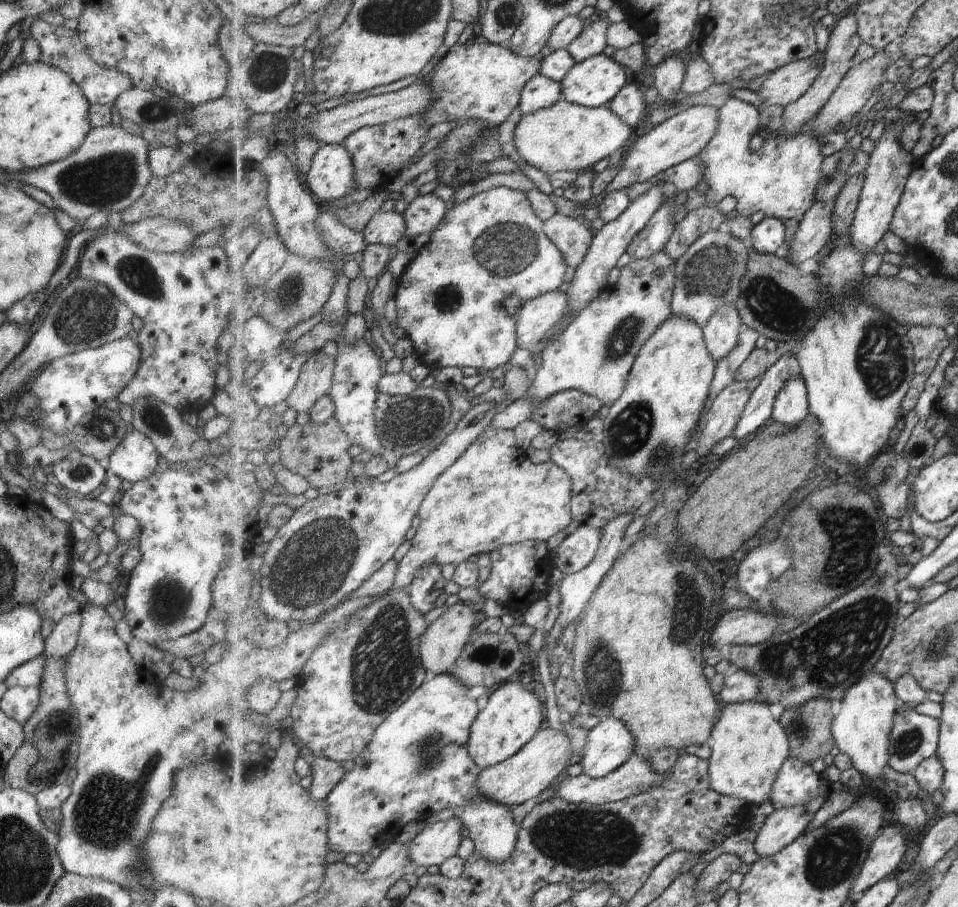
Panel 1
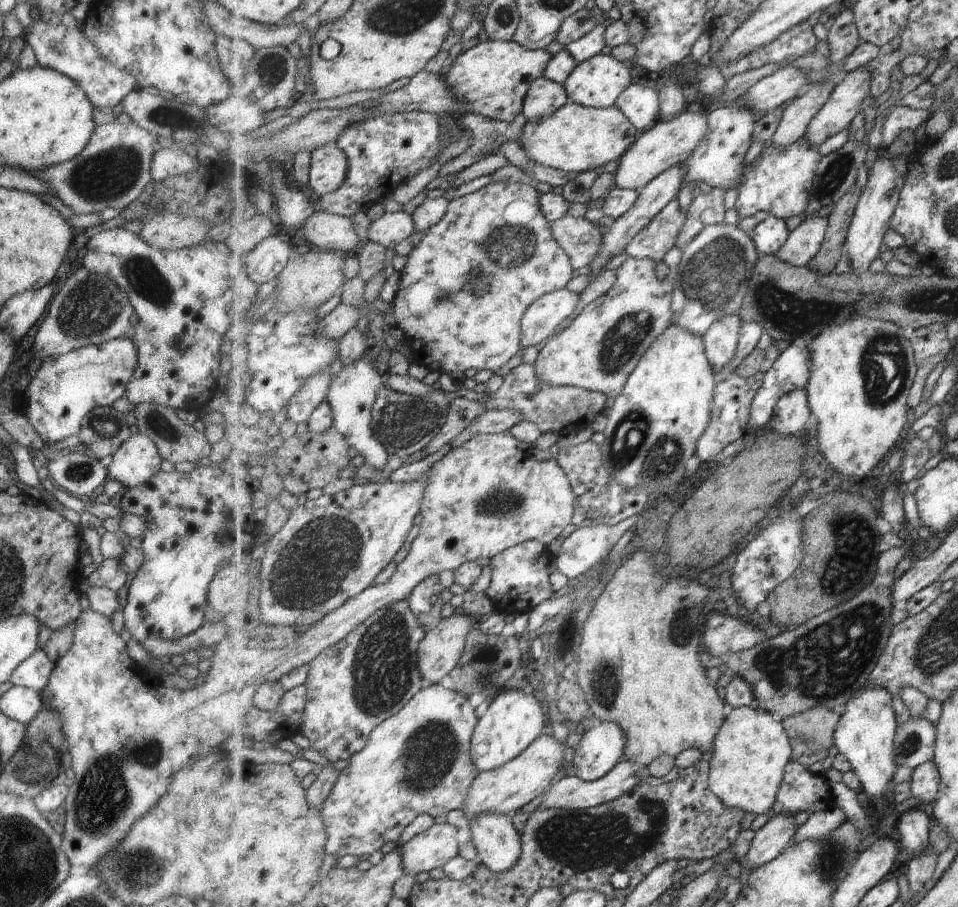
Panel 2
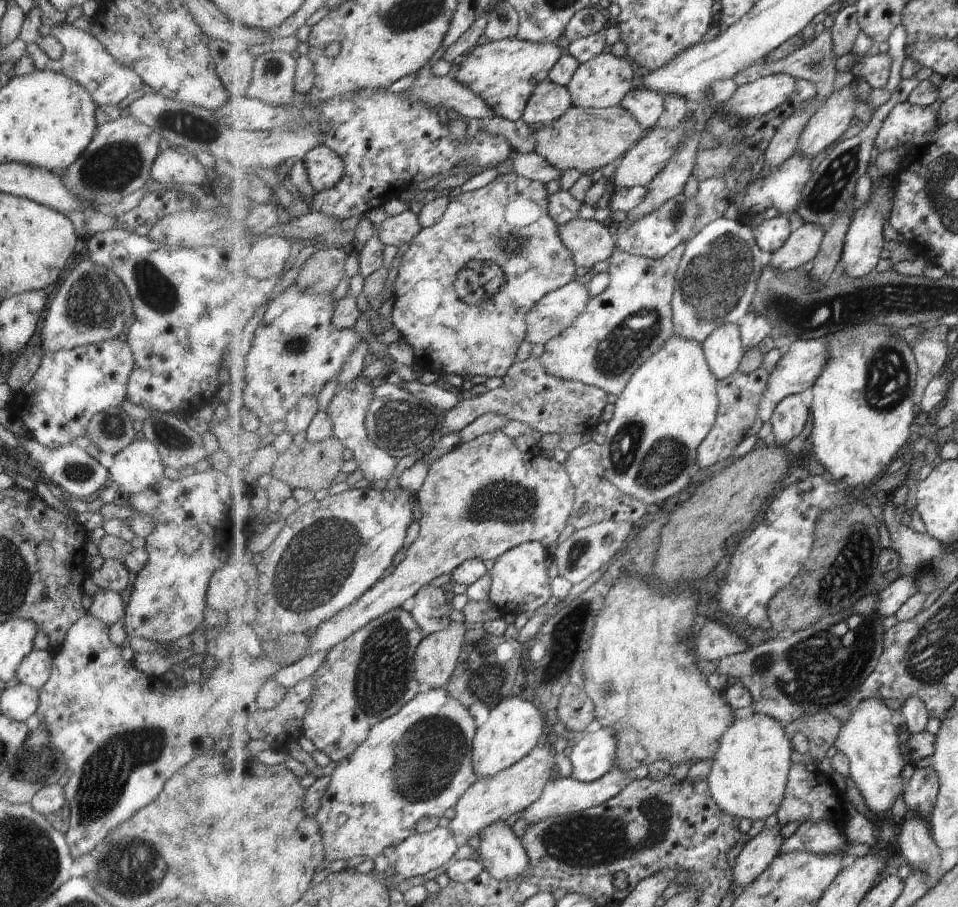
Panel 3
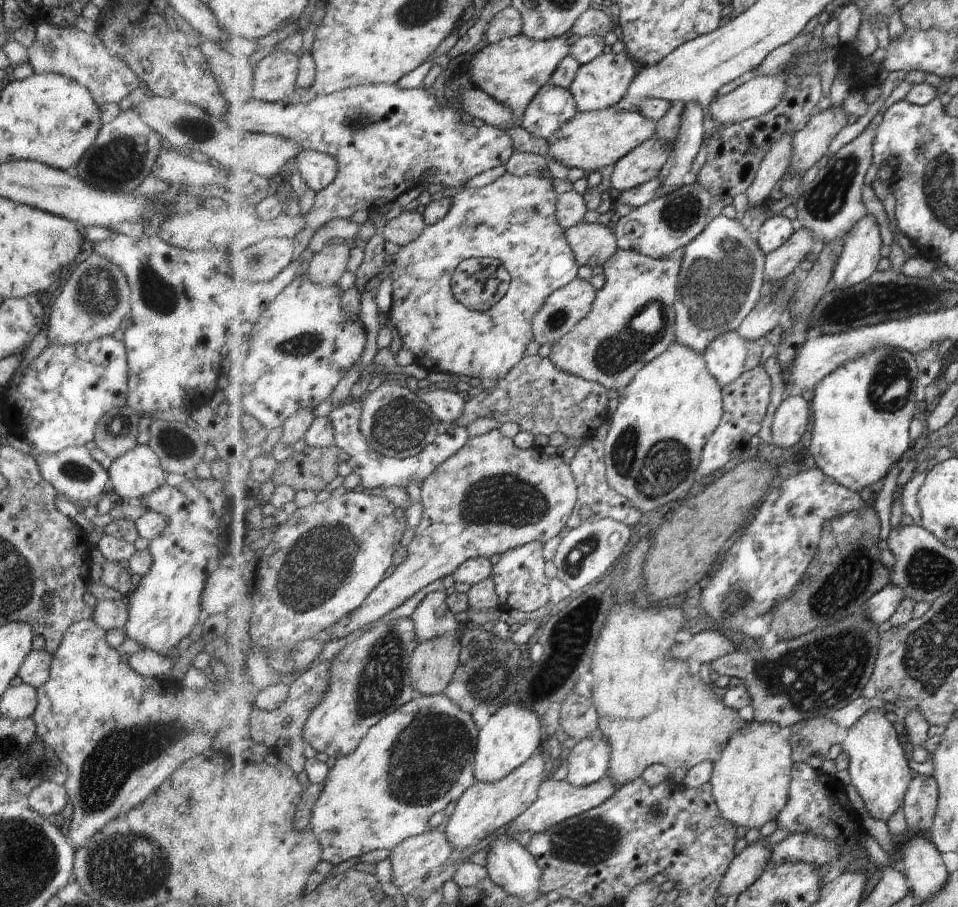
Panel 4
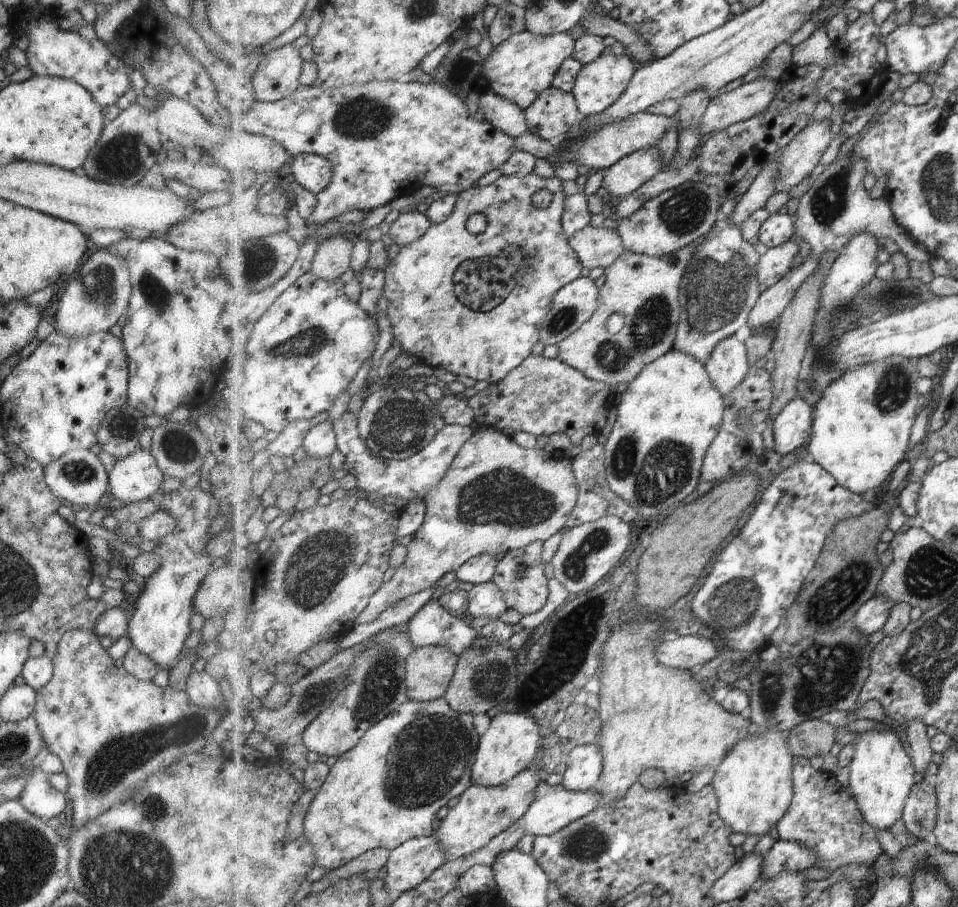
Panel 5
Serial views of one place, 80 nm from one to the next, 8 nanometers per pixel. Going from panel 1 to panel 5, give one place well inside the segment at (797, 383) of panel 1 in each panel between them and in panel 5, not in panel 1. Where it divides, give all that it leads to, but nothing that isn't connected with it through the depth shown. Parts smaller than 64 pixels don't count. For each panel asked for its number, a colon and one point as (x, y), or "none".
2: (792, 411)
3: (791, 415)
4: (790, 420)
5: (792, 427)

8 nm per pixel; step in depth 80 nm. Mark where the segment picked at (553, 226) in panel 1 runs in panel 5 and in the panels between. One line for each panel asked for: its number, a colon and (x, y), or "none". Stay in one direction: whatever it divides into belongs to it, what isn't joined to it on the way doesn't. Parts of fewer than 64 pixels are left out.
2: (581, 239)
3: (590, 242)
4: (593, 243)
5: (600, 246)

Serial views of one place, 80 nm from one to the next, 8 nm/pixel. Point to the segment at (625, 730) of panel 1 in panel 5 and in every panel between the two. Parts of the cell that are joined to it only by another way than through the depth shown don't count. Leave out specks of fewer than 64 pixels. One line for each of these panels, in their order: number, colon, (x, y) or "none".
2: (602, 748)
3: (594, 755)
4: (588, 762)
5: (582, 768)

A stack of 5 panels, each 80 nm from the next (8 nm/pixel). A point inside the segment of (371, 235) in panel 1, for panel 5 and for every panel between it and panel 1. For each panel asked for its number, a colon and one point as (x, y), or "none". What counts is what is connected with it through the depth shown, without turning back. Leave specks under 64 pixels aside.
2: (391, 228)
3: (396, 230)
4: (402, 230)
5: (410, 225)

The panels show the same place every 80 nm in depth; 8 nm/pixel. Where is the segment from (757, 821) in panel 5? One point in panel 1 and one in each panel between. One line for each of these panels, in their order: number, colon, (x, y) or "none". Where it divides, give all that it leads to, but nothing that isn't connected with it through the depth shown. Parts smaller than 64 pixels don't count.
1: (748, 746)
2: (751, 752)
3: (749, 775)
4: (751, 781)

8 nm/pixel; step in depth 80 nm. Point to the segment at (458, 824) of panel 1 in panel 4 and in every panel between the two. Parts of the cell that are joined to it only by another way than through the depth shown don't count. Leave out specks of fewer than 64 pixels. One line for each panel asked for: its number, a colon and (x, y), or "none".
2: (433, 848)
3: (422, 852)
4: (414, 858)

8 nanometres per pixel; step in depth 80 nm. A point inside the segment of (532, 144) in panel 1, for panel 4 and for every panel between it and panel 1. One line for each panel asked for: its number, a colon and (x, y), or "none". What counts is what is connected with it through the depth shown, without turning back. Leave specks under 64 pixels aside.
2: (576, 138)
3: (585, 139)
4: (592, 140)

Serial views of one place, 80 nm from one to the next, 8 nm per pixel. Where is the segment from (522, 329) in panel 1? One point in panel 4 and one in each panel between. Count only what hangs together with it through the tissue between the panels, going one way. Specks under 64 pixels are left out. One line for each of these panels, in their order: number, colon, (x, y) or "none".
2: (541, 320)
3: (557, 311)
4: (565, 308)

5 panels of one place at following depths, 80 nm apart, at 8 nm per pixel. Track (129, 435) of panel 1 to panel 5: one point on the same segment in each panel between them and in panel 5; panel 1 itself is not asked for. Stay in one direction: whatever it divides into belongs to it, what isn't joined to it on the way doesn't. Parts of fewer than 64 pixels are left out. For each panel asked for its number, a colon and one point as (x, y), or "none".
2: (136, 459)
3: (137, 465)
4: (135, 473)
5: (135, 477)

